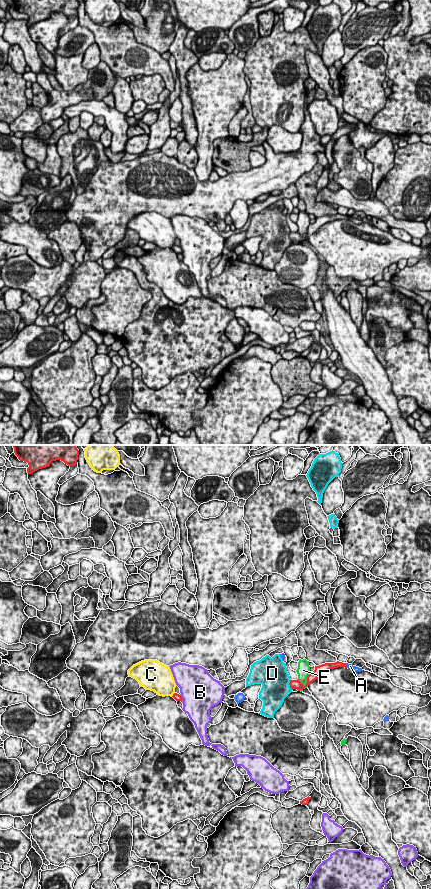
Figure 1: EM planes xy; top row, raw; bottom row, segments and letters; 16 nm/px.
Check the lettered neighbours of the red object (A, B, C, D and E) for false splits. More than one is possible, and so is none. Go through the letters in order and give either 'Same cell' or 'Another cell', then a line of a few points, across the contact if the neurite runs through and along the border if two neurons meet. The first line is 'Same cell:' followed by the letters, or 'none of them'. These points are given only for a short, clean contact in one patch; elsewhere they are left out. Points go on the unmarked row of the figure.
Same cell: none of them
A: Another cell
B: Another cell
C: Another cell
D: Another cell
E: Another cell

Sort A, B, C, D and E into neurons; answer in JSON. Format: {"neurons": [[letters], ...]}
{"neurons": [["A"], ["B"], ["C"], ["D"], ["E"]]}

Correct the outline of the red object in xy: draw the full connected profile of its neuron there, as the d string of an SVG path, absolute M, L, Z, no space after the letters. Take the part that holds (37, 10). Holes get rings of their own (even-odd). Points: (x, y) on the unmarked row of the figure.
M14 0L20 13L27 14L27 25L49 19L52 13L61 12L68 18L77 16L79 2L77 0Z

